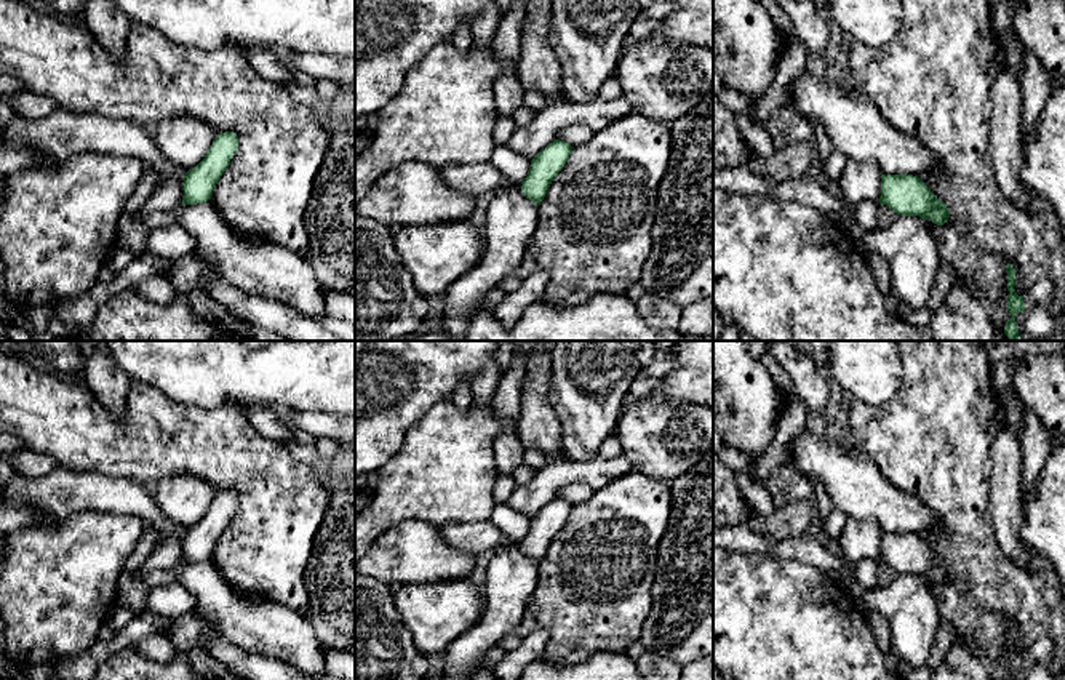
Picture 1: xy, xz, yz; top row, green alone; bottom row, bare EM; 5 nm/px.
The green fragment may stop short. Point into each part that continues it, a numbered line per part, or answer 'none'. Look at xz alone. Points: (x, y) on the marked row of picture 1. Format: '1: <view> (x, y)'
none

